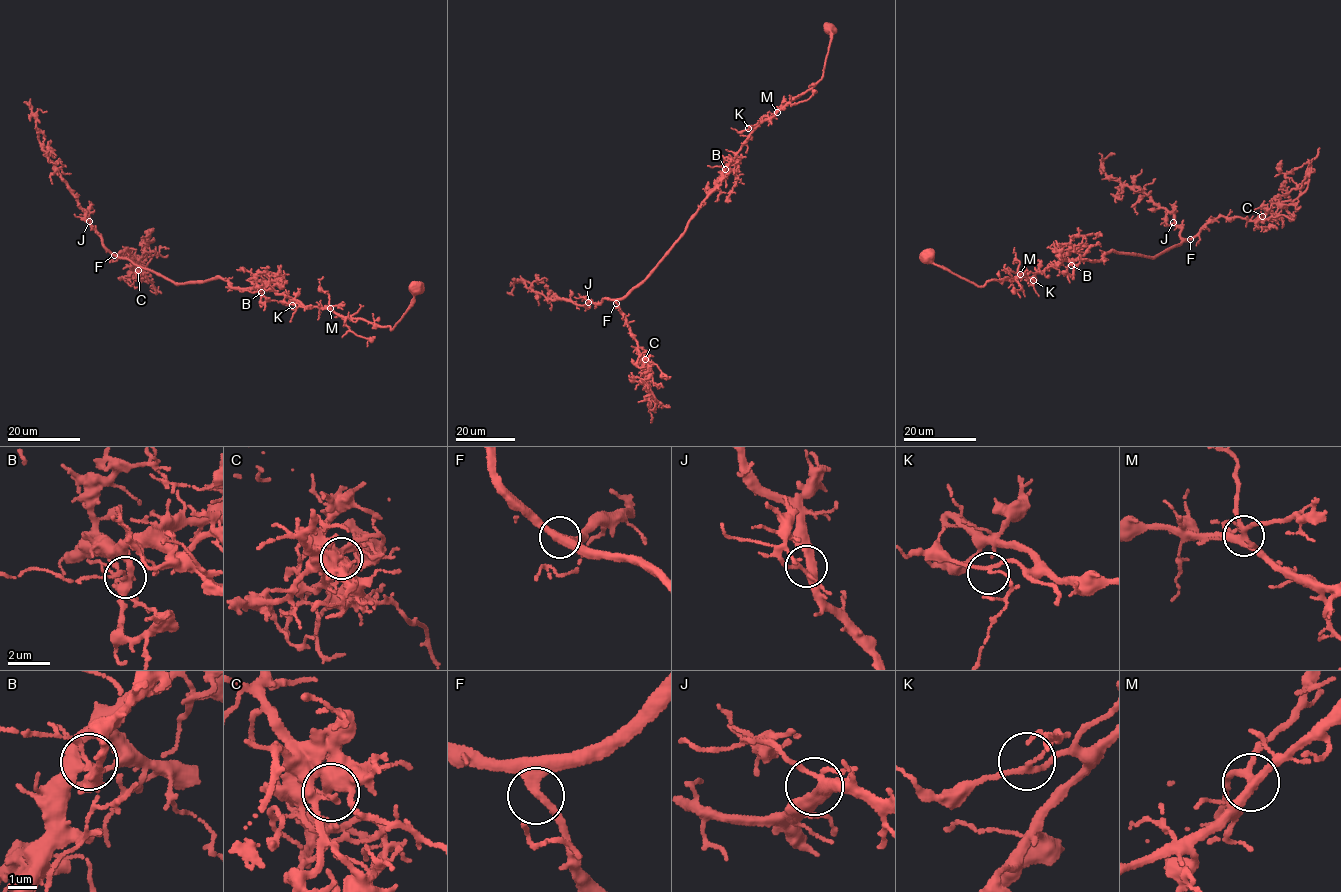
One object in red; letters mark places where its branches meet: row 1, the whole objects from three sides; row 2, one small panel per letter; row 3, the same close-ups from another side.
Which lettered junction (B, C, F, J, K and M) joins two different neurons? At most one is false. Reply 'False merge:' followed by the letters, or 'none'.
False merge: C

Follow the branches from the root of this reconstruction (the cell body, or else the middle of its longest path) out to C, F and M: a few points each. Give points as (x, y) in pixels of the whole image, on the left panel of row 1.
C: (416, 288), (392, 330), (265, 286), (239, 290), (218, 278), (180, 284), (114, 255), (128, 250), (138, 270)
F: (416, 288), (392, 330), (308, 307), (265, 286), (239, 290), (218, 278), (180, 284), (114, 255)
M: (416, 288), (412, 301), (392, 330), (359, 318), (346, 318), (330, 308)

